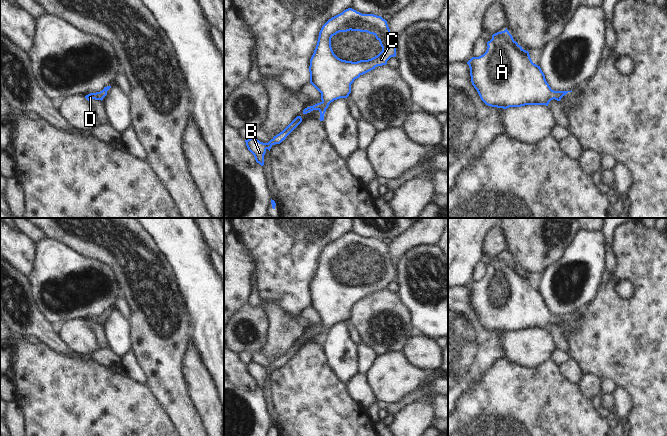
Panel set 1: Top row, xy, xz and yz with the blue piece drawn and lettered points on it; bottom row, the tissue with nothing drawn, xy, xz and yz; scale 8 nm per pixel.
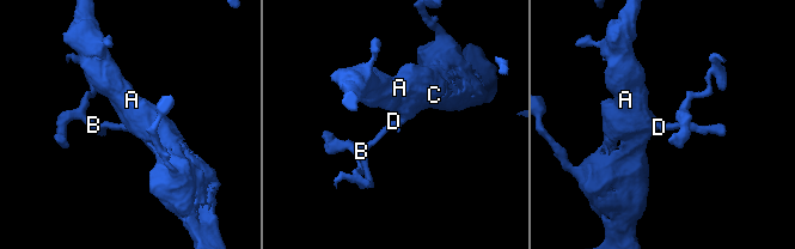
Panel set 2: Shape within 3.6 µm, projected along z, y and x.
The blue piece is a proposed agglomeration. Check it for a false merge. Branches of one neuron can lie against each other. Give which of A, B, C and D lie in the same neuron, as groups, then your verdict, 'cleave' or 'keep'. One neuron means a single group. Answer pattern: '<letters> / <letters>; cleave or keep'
A B C D; keep

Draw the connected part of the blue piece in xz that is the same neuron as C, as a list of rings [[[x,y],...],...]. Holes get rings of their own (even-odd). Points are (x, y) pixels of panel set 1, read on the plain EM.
[[[352,232],[329,243],[321,252],[316,272],[310,283],[310,307],[321,317],[321,326],[303,334],[307,338],[313,334],[320,336],[320,345],[329,328],[351,317],[351,308],[361,299],[386,289],[391,281],[396,281],[395,265],[387,245],[374,238],[362,238]],[[360,255],[373,258],[380,266],[382,275],[375,281],[357,286],[338,282],[331,271],[331,262],[339,256]]]

